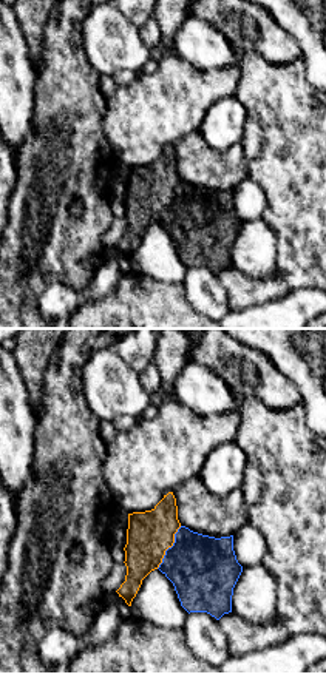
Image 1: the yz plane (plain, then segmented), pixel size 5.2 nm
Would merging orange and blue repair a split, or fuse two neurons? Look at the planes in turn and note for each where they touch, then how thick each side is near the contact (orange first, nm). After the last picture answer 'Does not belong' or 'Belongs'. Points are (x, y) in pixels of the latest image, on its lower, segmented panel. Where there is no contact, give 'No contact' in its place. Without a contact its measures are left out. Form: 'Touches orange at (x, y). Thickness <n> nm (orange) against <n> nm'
Touches orange at (169, 546). Thickness 240 nm (orange) against 360 nm

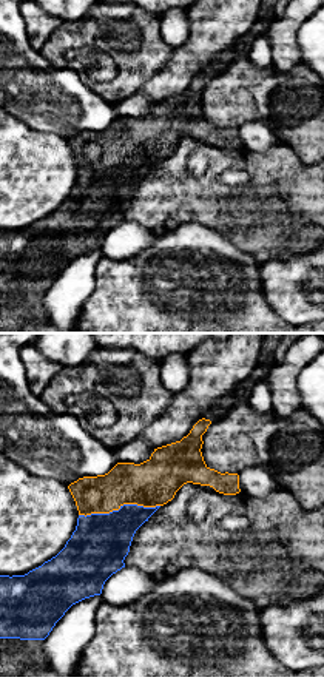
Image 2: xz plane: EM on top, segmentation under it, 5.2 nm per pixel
Touches orange at (119, 508). Thickness 240 nm (orange) against 300 nm

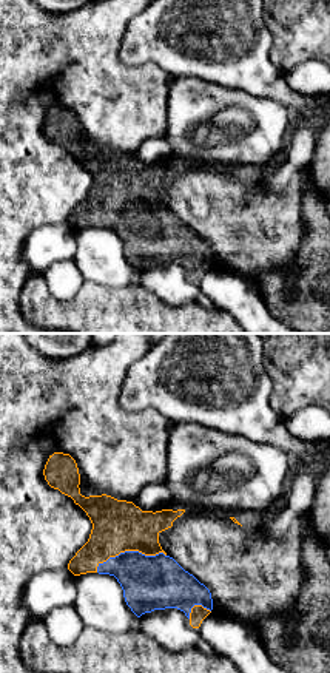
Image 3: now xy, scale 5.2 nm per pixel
Touches orange at (128, 550). Thickness 280 nm (orange) against 280 nm

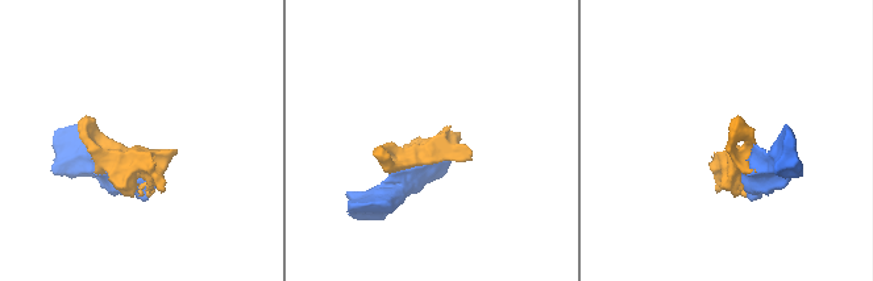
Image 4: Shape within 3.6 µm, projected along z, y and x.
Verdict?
Belongs

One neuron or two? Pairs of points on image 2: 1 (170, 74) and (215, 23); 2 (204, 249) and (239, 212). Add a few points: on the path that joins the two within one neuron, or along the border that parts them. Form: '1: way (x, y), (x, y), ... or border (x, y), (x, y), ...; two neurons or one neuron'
1: way (182, 62), (209, 36); one neuron
2: border (184, 224), (202, 224), (230, 236); two neurons

